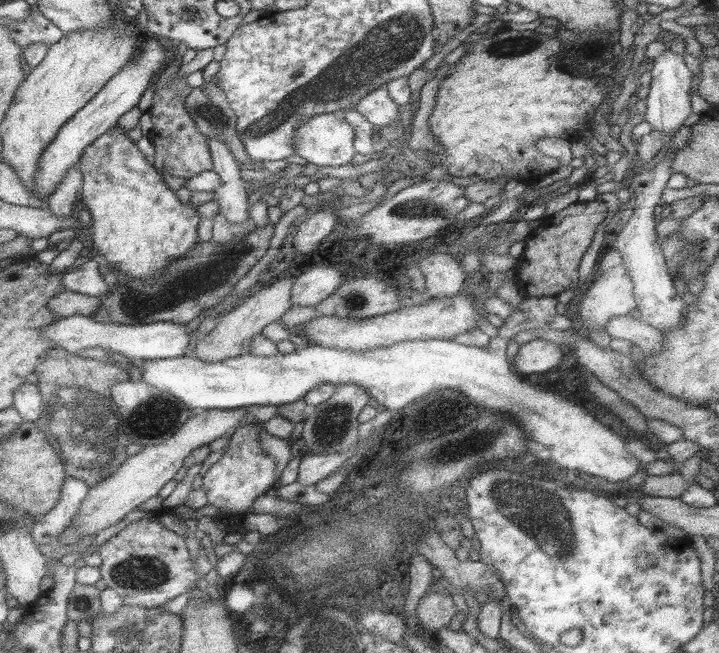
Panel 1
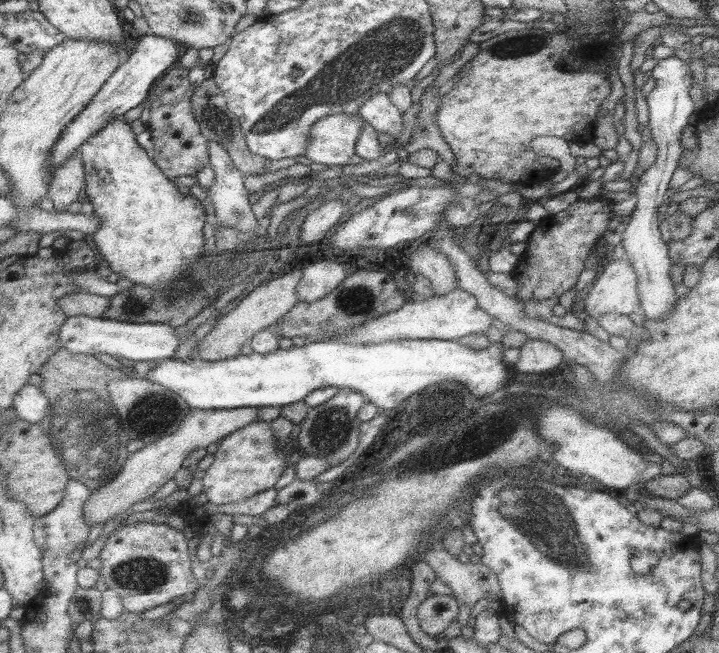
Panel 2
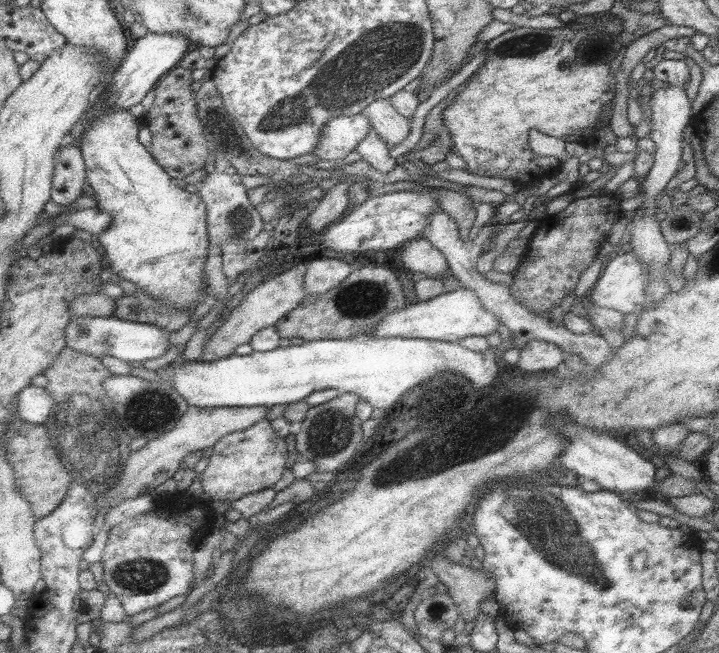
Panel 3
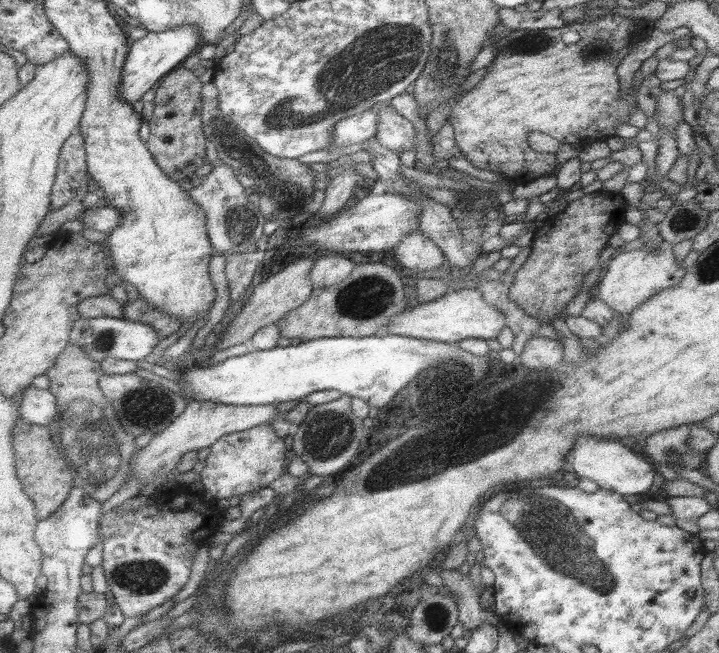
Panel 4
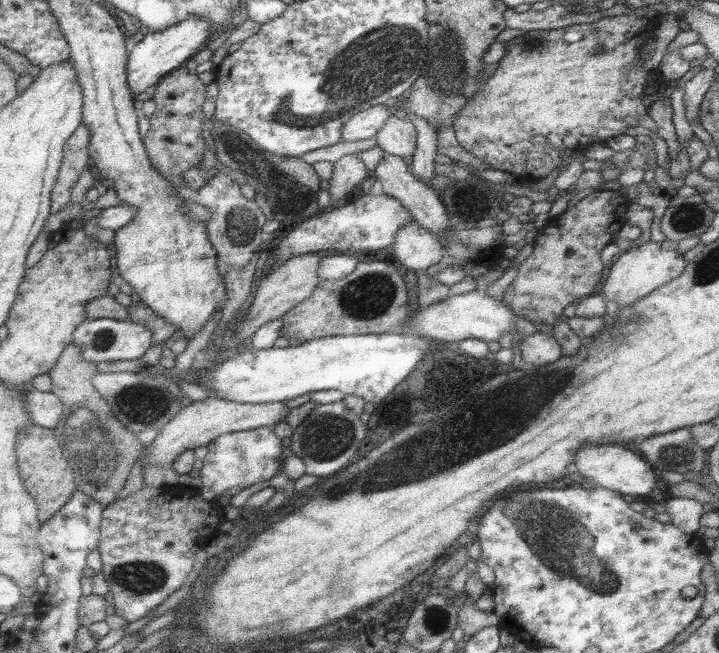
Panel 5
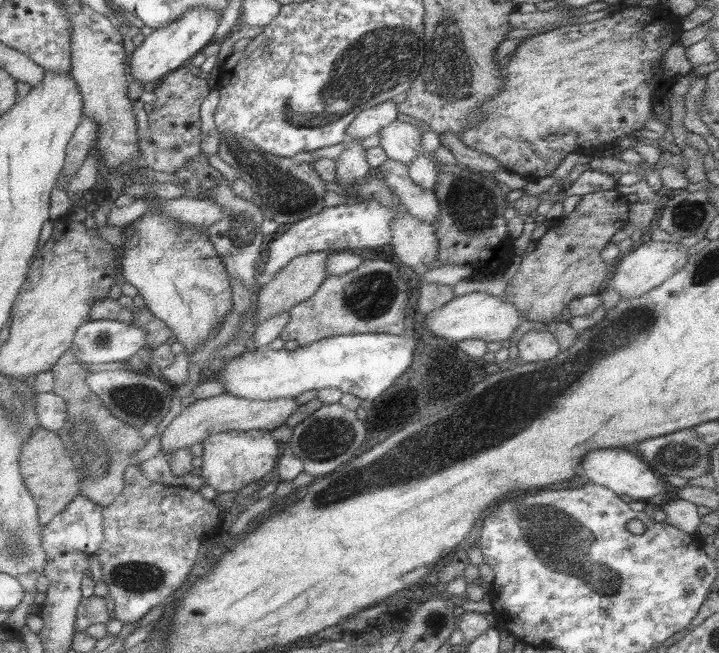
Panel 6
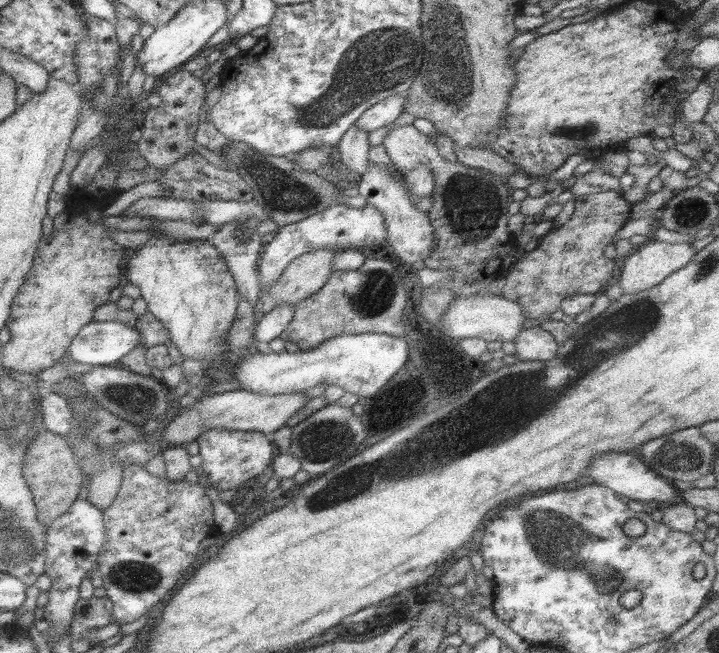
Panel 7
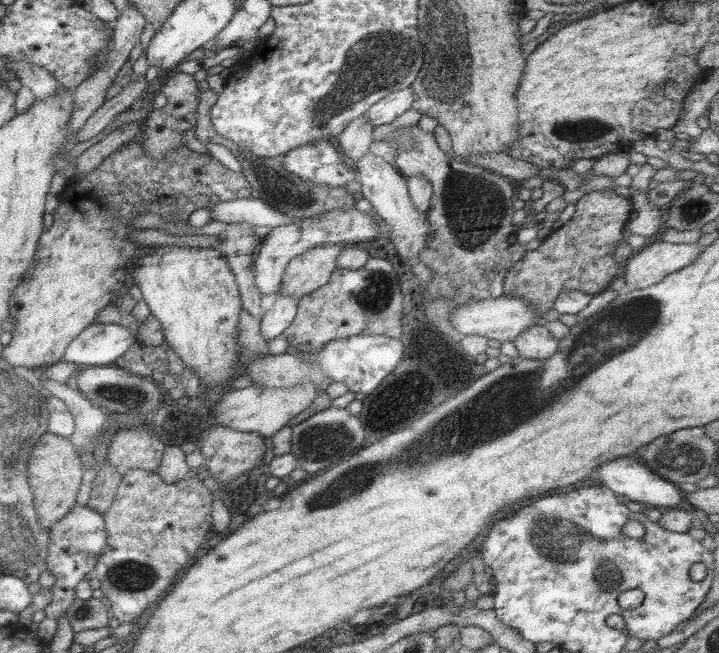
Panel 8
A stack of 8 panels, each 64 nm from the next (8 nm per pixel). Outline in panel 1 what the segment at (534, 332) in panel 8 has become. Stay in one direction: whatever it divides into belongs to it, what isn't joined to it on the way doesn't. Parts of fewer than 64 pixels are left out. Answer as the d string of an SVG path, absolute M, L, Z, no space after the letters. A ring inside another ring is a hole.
M538 338L521 345L512 360L518 374L540 374L552 370L562 356L564 353L558 344Z

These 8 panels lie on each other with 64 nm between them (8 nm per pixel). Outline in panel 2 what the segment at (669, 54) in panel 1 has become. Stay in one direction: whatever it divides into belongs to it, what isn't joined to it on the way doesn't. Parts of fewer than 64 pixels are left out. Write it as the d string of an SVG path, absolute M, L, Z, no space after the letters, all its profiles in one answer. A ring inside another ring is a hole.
M675 55L659 59L652 70L656 79L656 86L646 97L649 104L649 126L651 136L658 146L658 152L651 169L646 170L636 182L634 196L638 198L636 209L631 214L632 219L622 234L621 244L626 250L626 258L630 260L630 267L636 271L638 277L638 300L641 312L646 320L661 320L669 314L678 299L676 288L670 276L672 259L670 259L669 244L662 239L659 225L662 220L662 202L667 193L672 175L679 170L678 162L682 158L685 148L682 146L682 129L688 126L690 116L695 113L694 100L690 97L693 76L689 63Z

